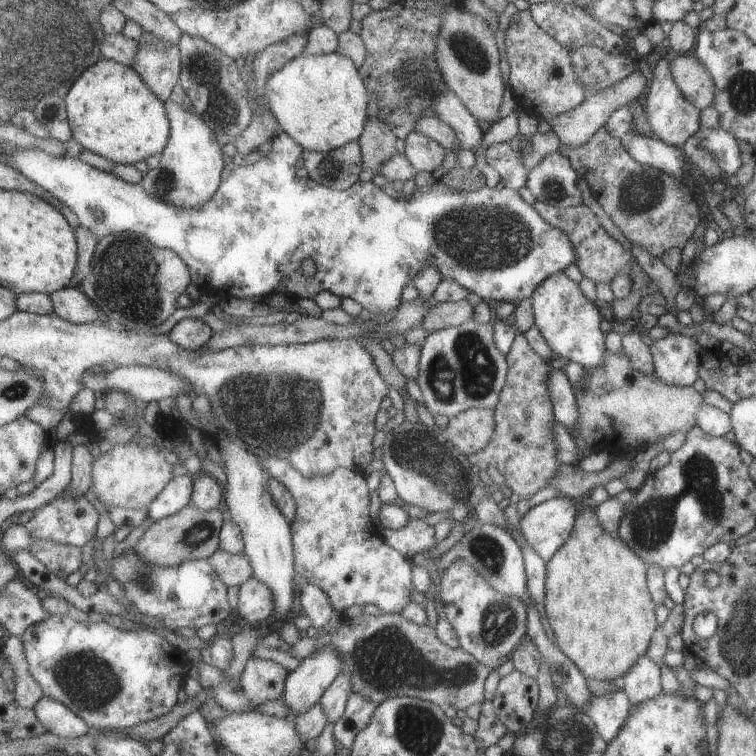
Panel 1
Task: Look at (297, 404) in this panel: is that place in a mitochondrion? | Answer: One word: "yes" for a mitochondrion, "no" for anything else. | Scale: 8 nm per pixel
yes

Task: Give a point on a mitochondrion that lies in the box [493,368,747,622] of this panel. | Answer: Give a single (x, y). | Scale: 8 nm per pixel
(652, 522)

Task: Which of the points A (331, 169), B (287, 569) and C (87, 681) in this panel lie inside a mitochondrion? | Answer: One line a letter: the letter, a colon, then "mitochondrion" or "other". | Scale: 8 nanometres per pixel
A: mitochondrion
B: other
C: mitochondrion

